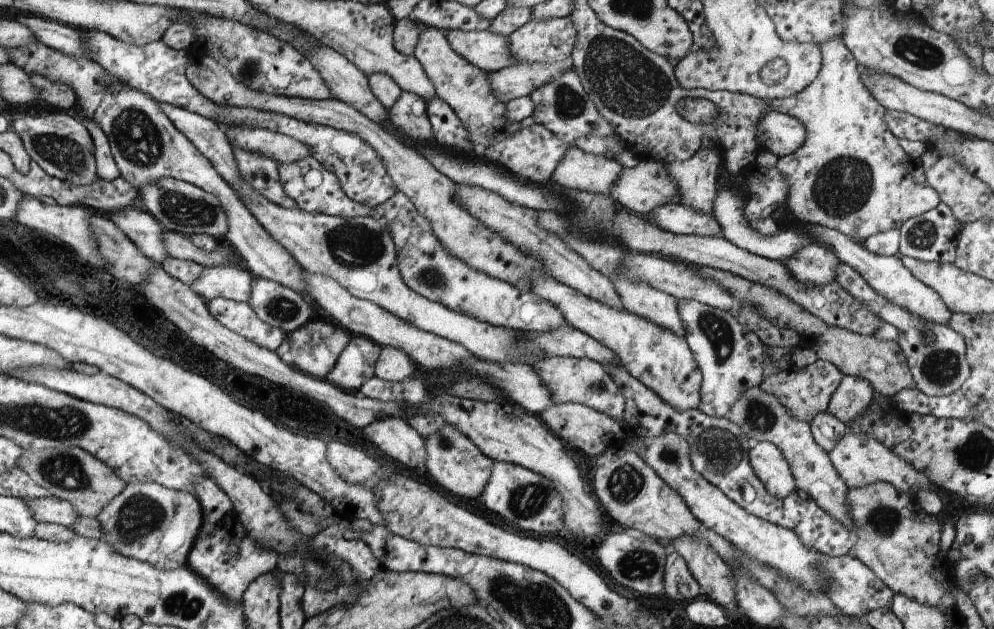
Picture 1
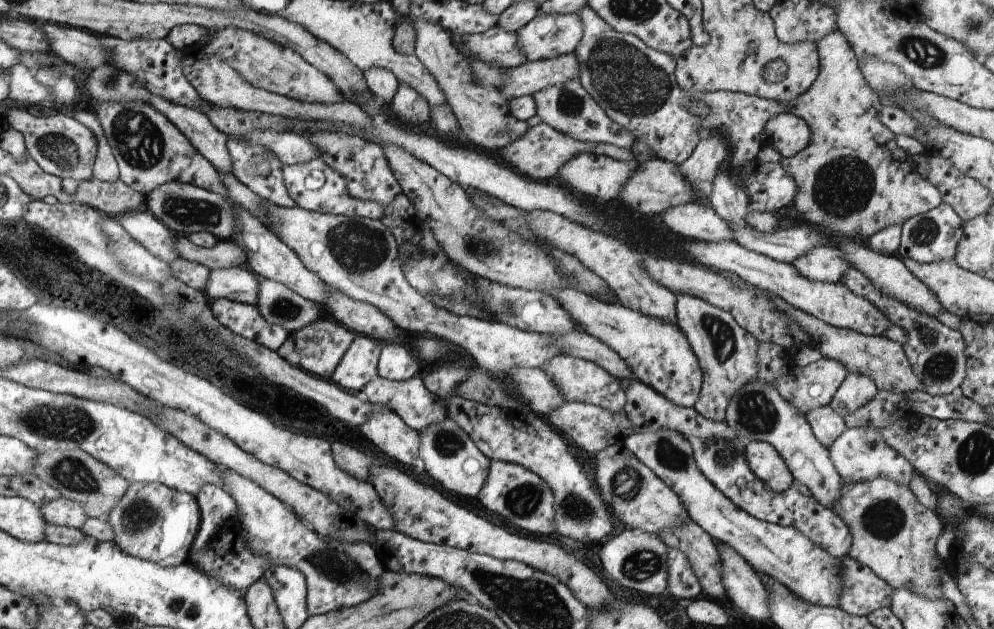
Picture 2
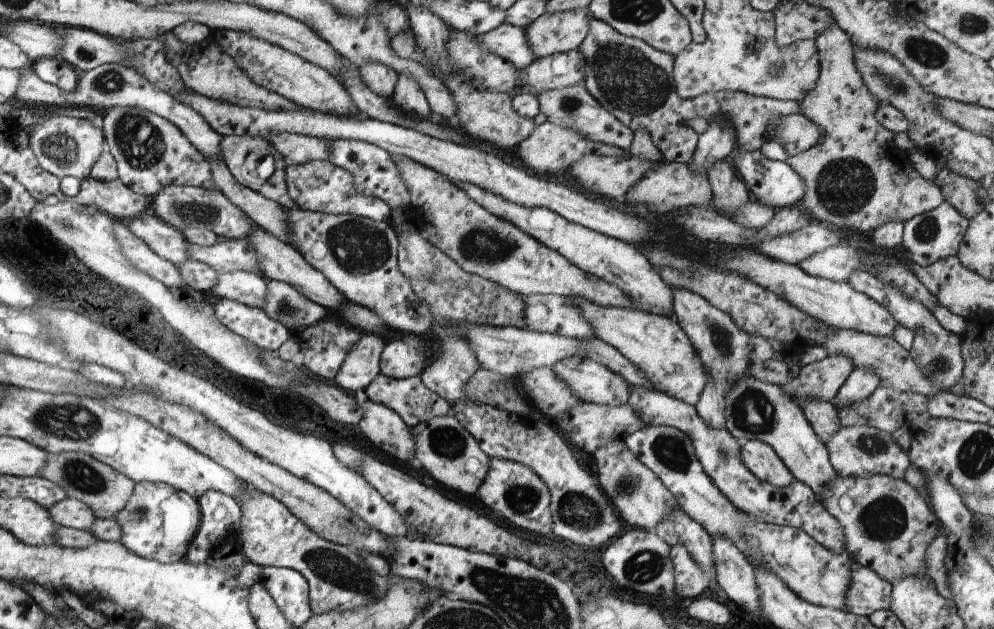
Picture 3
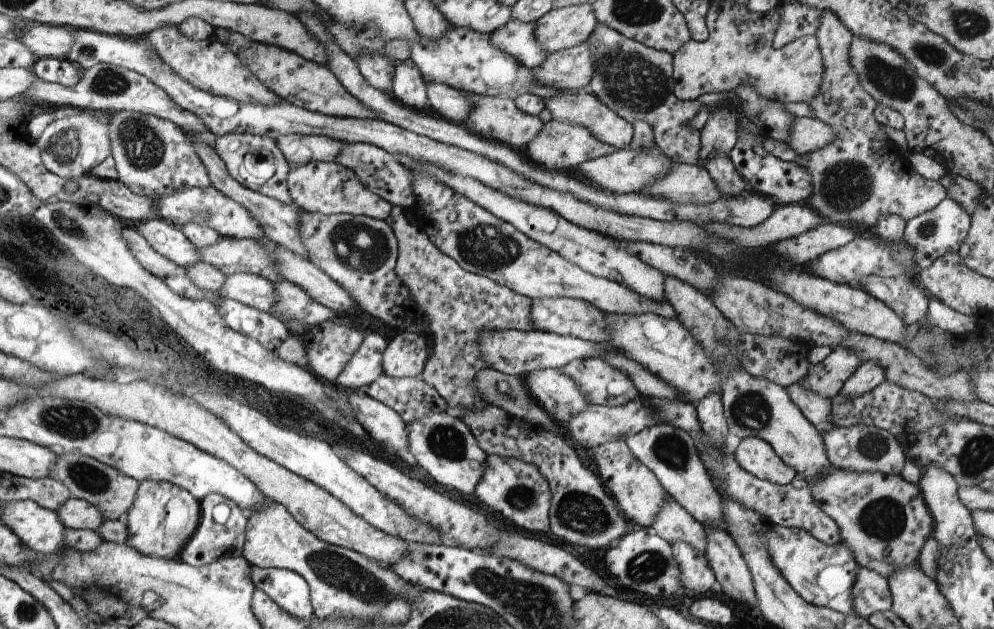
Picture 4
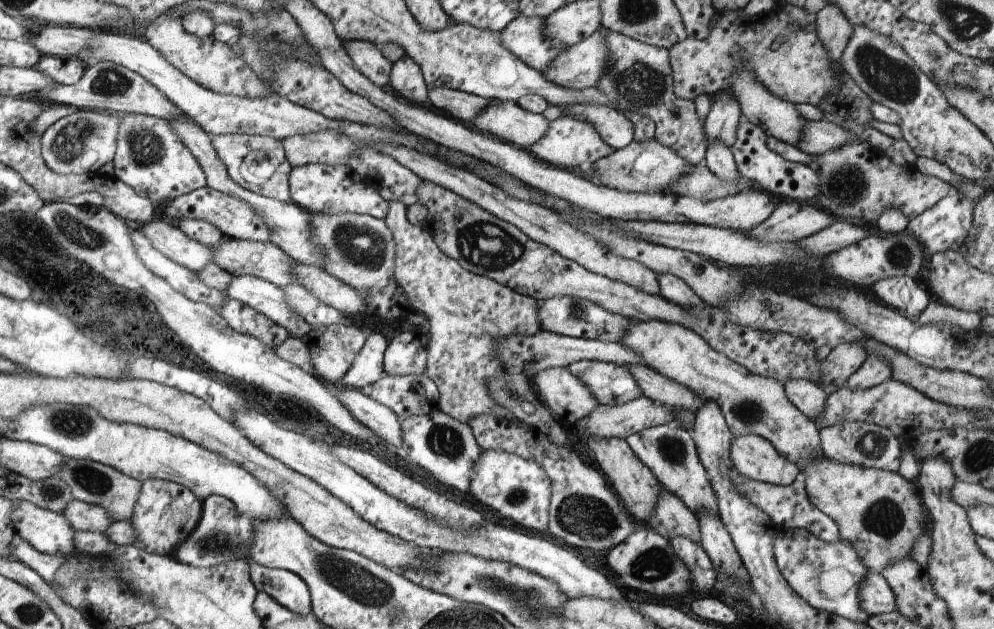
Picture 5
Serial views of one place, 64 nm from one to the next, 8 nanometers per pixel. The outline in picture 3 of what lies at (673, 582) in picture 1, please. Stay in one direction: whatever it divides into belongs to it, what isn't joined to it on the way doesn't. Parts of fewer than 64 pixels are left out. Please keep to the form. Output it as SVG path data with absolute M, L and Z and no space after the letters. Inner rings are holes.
M683 546L670 547L674 567L674 592L681 598L697 598L712 583Z

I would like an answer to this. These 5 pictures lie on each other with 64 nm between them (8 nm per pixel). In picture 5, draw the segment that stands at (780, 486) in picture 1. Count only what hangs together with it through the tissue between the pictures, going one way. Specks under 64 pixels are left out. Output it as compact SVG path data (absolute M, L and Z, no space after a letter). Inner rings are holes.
M753 434L737 436L731 442L730 458L736 474L749 481L791 485L801 471L766 439Z

